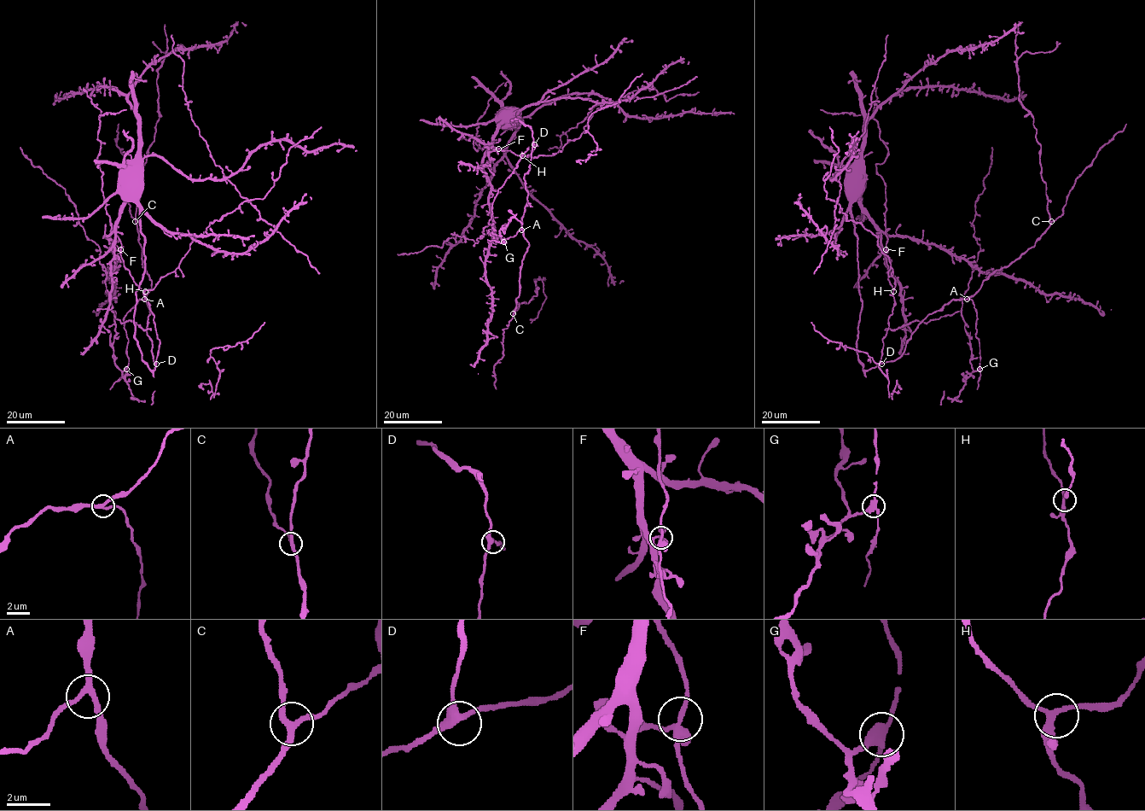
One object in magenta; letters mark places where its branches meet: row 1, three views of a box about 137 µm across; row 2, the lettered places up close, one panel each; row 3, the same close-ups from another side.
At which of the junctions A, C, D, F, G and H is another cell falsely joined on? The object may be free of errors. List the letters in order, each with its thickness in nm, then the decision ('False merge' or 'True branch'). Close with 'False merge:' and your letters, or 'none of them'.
A: Thickness 240 nm. True branch
C: Thickness 260 nm. True branch
D: Thickness 320 nm. True branch
F: Thickness 280 nm. True branch
G: Thickness 340 nm. False merge
H: Thickness 240 nm. True branch
False merge: G

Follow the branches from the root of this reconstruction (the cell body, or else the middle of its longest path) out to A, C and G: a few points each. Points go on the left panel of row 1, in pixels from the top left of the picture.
A: (133, 176), (145, 257), (135, 338), (142, 360), (154, 370), (144, 299)
C: (133, 176), (145, 257), (135, 338), (142, 360), (154, 370), (144, 299), (151, 281), (142, 266), (135, 221)
G: (133, 176), (145, 257), (135, 338), (142, 360), (155, 367), (150, 307), (140, 299), (124, 320), (126, 369)

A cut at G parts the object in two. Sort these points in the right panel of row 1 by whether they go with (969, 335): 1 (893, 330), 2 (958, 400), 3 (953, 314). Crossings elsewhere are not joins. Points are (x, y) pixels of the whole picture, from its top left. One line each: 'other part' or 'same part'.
1: same part
2: same part
3: same part

